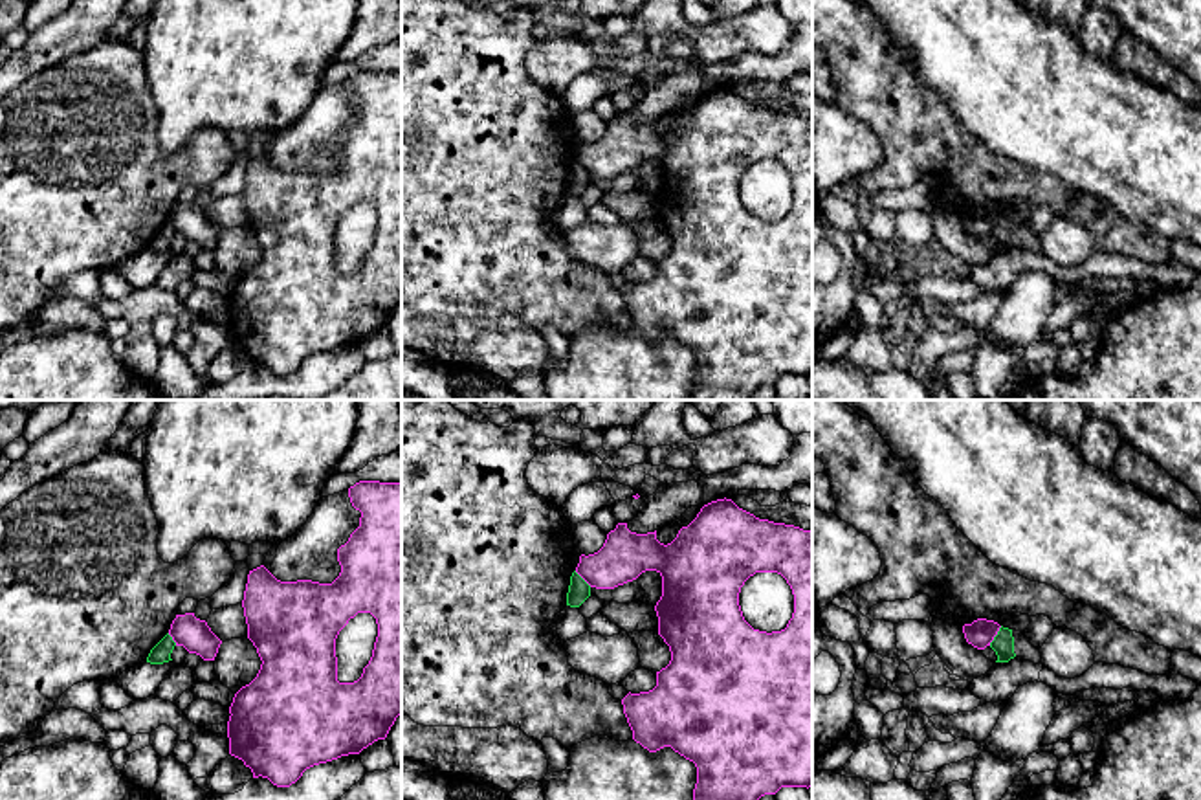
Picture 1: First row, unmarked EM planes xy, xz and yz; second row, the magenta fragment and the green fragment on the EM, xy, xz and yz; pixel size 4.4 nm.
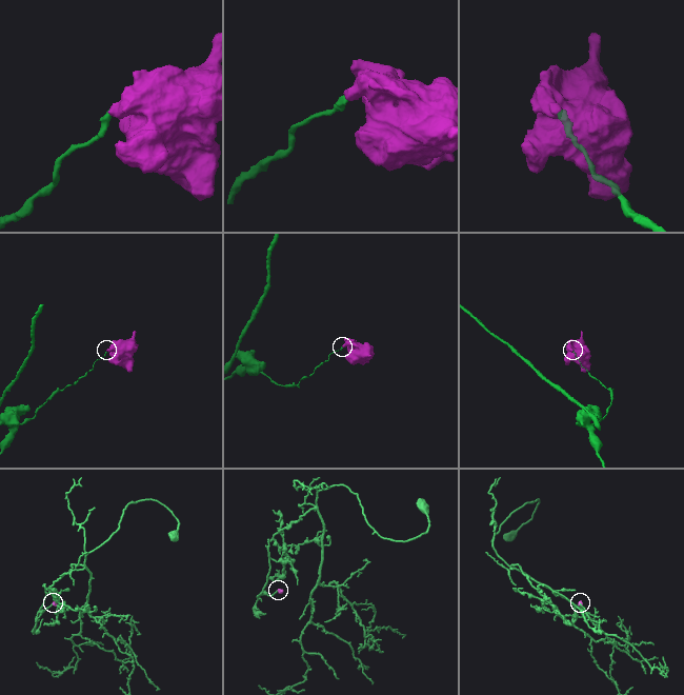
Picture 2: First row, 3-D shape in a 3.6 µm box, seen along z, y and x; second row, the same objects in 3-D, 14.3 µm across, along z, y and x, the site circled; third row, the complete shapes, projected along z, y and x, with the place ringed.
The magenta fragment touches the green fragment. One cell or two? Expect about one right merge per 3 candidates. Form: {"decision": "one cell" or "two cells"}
{"decision": "two cells"}

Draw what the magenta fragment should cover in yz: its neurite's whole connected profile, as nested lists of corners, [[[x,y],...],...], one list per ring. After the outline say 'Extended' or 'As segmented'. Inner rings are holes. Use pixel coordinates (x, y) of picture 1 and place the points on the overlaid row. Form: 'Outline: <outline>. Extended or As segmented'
Outline: [[[977,618],[972,624],[964,624],[963,633],[968,644],[977,650],[985,650],[986,646],[990,646],[999,628],[1001,626],[994,620]]]. As segmented

